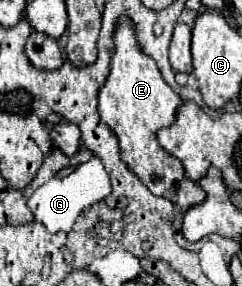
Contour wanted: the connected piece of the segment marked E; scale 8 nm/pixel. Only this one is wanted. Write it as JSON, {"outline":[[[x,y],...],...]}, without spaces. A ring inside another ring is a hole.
{"outline":[[[120,18],[114,32],[114,42],[116,52],[112,56],[110,76],[98,94],[98,112],[102,122],[118,136],[122,162],[146,184],[154,196],[168,198],[182,210],[202,204],[206,200],[206,192],[186,176],[182,162],[168,154],[156,138],[160,128],[174,124],[182,98],[164,82],[156,62],[138,48],[130,20]]]}

